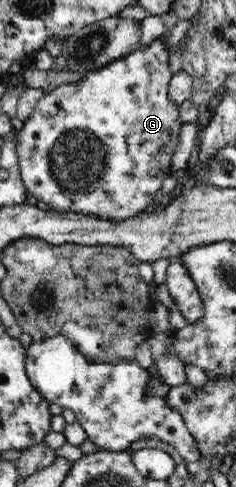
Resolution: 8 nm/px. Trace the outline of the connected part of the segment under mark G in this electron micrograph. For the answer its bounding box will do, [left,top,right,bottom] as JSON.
[17,34,184,221]

